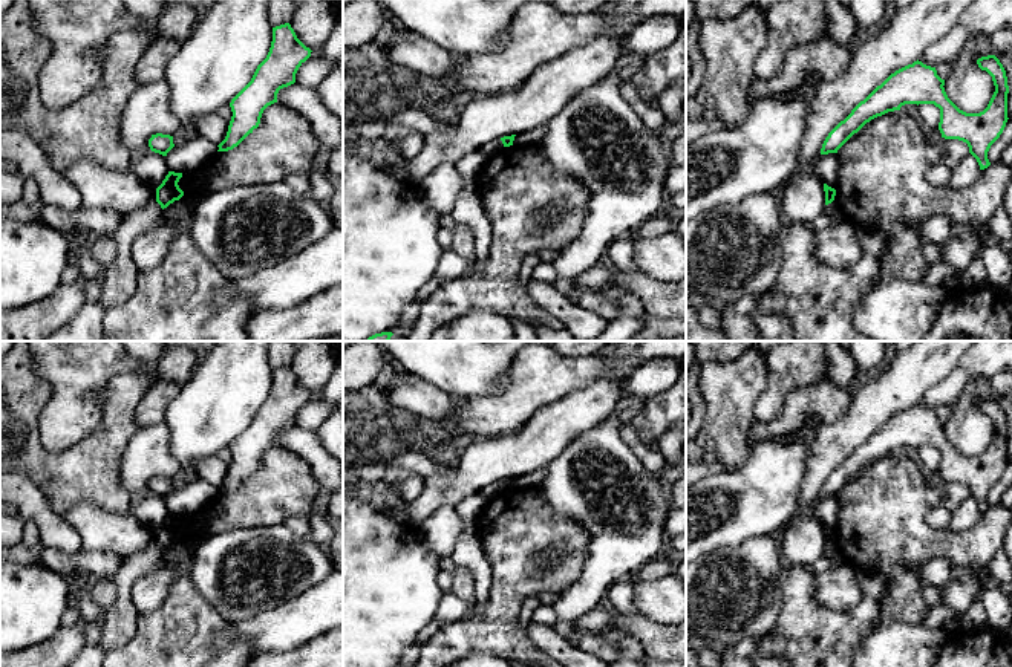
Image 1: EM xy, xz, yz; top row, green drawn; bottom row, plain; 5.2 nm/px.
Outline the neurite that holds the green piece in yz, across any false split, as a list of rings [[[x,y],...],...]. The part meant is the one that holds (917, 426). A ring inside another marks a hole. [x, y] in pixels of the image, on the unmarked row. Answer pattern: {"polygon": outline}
{"polygon": [[[995,398],[977,402],[994,424],[995,434],[988,450],[980,456],[960,453],[945,434],[945,422],[935,410],[914,404],[891,416],[877,428],[851,456],[841,464],[825,480],[821,497],[837,493],[867,465],[888,454],[900,453],[905,447],[934,447],[940,451],[939,473],[945,482],[958,482],[968,486],[969,496],[977,502],[980,512],[991,508],[988,494],[1000,480],[1007,465],[1007,419]]]}

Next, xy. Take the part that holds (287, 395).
{"polygon": [[[289,366],[273,370],[266,401],[257,408],[251,424],[230,445],[233,459],[217,494],[233,493],[259,470],[263,453],[277,445],[280,431],[295,425],[295,416],[311,395],[297,381]]]}

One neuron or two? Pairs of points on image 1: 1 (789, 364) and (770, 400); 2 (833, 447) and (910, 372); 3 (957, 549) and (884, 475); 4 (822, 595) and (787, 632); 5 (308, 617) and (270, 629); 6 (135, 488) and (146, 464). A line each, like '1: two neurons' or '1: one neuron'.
1: one neuron
2: one neuron
3: one neuron
4: two neurons
5: one neuron
6: one neuron

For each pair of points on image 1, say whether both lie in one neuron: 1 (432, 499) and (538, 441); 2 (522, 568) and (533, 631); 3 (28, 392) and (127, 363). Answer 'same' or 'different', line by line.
1: same
2: different
3: different

